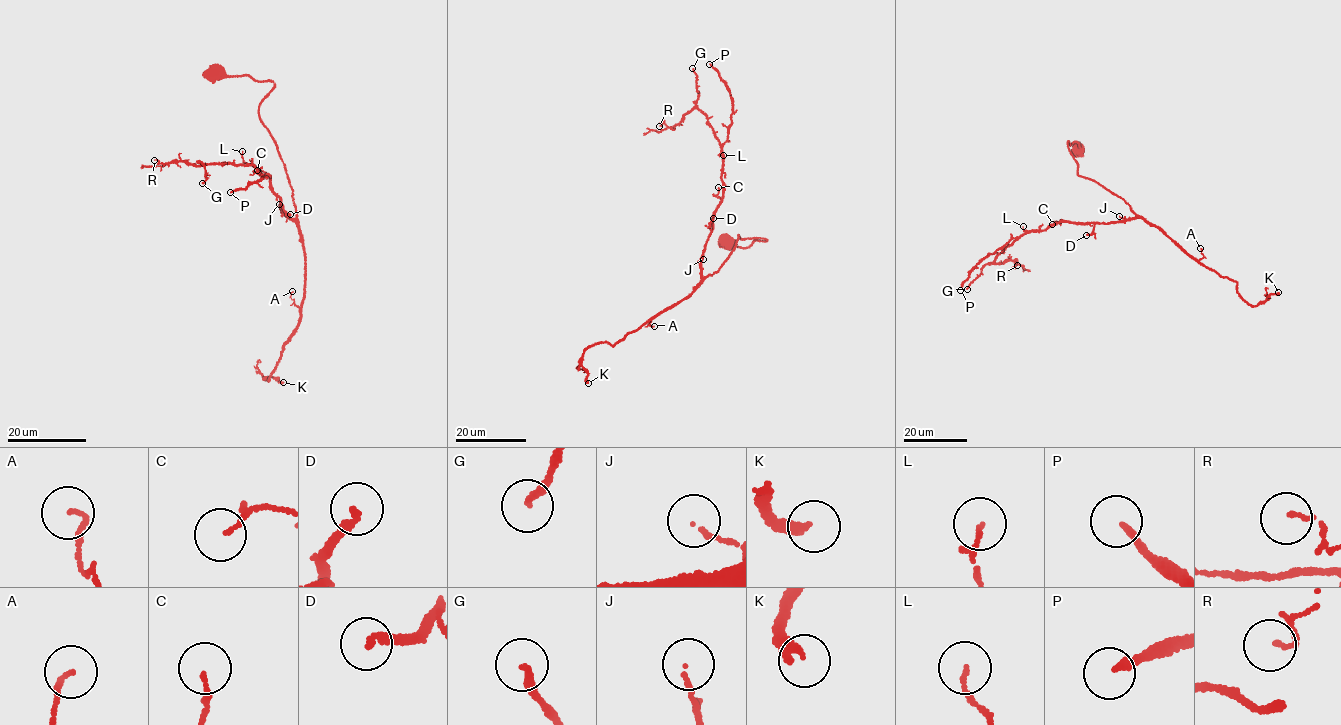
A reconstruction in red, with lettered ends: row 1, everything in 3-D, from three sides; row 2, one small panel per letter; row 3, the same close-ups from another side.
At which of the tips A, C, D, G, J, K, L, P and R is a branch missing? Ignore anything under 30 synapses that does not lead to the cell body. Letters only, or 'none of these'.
K

